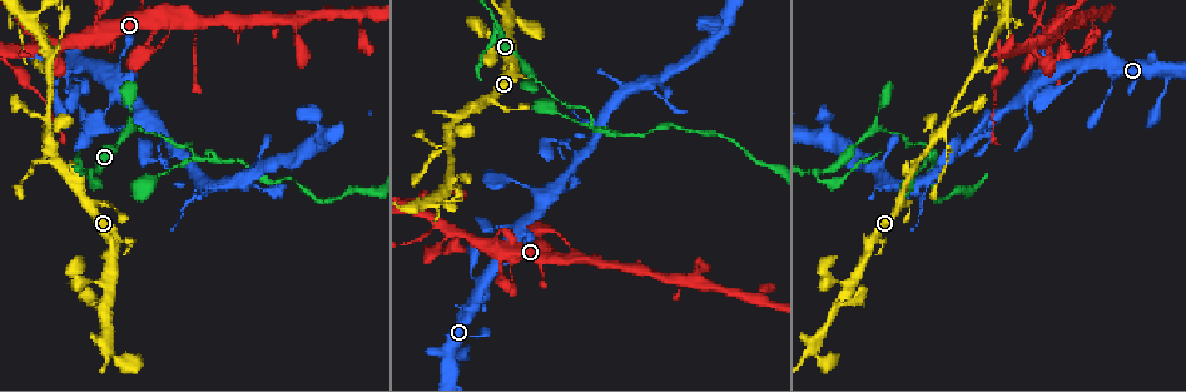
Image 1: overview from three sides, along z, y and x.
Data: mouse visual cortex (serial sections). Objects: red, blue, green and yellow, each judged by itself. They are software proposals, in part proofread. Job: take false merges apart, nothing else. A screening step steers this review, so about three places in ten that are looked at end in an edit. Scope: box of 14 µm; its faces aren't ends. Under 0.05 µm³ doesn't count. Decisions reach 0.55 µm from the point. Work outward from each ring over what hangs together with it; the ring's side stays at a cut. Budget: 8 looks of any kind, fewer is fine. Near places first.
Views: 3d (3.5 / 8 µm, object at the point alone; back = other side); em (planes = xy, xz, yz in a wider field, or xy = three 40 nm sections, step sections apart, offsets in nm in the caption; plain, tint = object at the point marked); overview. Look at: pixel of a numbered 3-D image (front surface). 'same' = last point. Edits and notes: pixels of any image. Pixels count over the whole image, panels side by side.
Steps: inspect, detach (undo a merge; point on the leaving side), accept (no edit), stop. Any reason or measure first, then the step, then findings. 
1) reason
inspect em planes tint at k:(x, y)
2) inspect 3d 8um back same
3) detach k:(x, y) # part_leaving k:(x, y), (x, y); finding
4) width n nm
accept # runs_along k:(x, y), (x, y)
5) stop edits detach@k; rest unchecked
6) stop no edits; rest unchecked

sharp bend
inspect 3d 3.5um at 1:(935, 137)

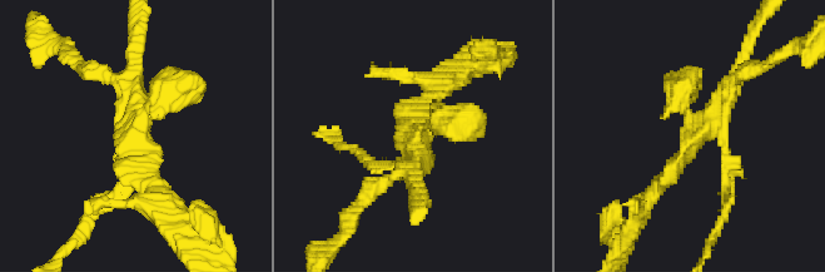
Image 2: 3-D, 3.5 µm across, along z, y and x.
arms 4; arm_widths 150, 200, 250, 350 nm; shape alone is not enough
inspect em planes tint at 2:(695, 134)

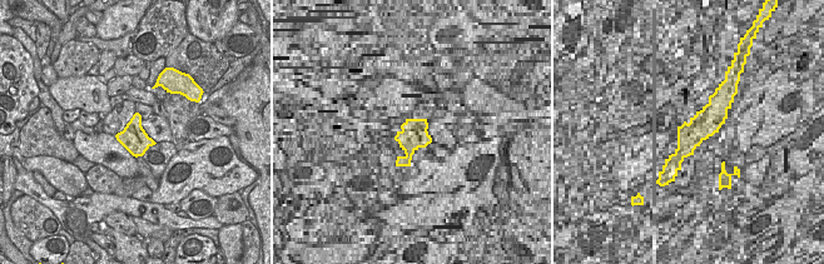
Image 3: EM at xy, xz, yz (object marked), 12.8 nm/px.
inspect em xy step 2 tint same

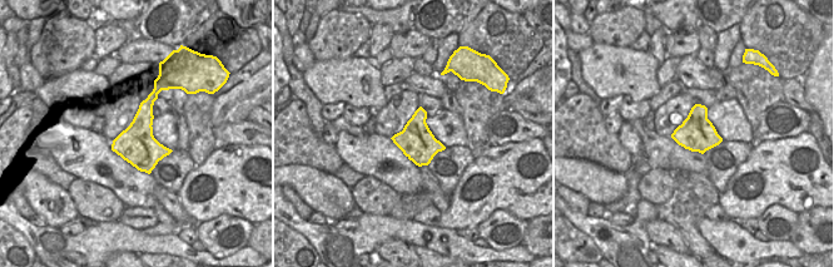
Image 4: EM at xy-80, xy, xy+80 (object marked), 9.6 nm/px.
width 340 nm
accept # runs_along 2:(649, 196), (720, 107), (739, 64); continuous, no second cell

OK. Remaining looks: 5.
two arms in line, one across
inspect 3d 3.5um at 1:(31, 25)

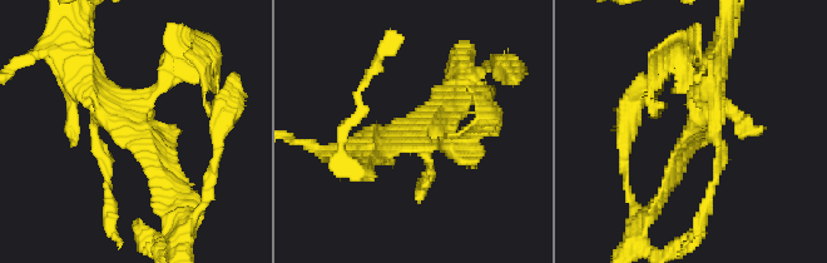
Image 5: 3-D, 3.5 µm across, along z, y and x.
now the EM
inspect em xy step 3 tint at 5:(700, 127)

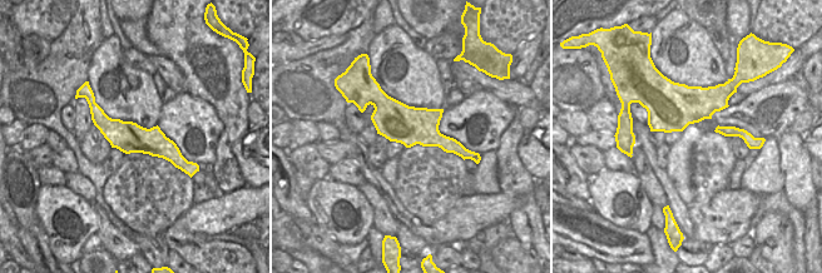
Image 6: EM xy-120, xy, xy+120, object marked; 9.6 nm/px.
accept # runs_along 5:(174, 190), (78, 75); all the same cell

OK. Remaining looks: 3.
three-way junction
inspect 3d 3.5um at 1:(598, 263)

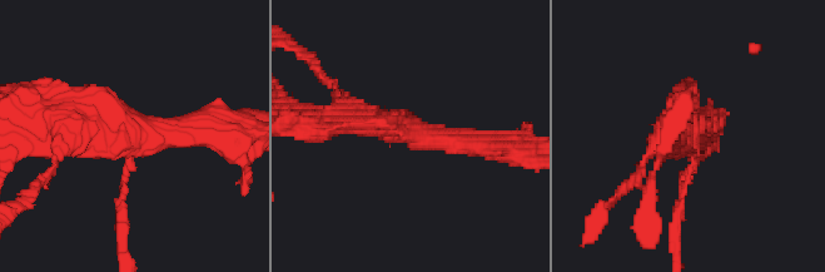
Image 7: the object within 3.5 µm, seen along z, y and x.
need the tissue
inspect em planes tint at 7:(128, 147)

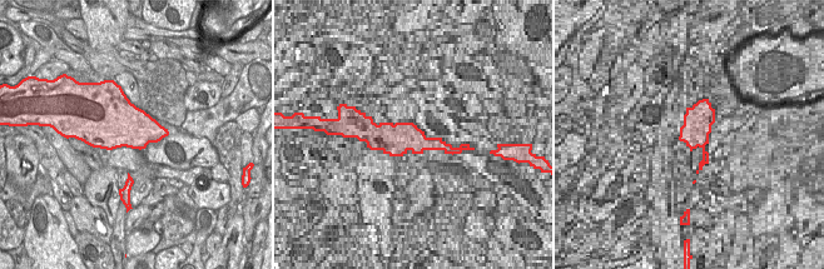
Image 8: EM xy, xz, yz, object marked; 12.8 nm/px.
another direction
inspect em xy step 1 tint same

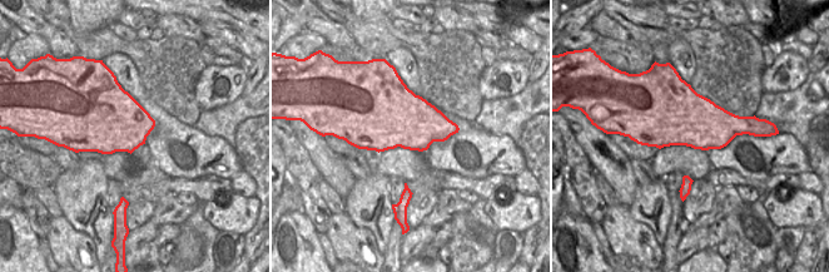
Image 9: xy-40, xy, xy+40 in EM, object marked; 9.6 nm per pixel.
accept # runs_along 7:(676, 118), (692, 153), (676, 226); all the same cell

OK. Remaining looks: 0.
stop no edits; rest unchecked

